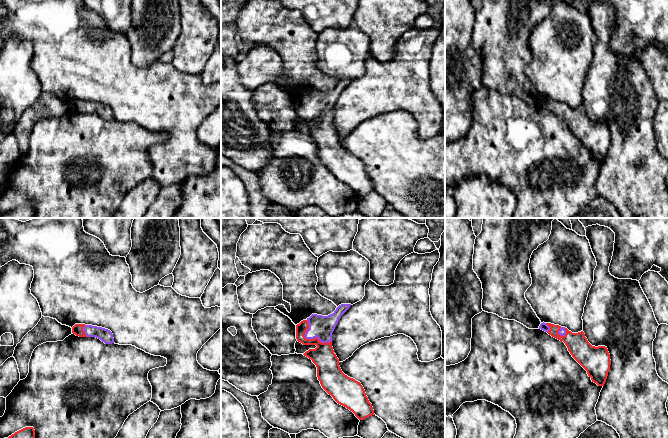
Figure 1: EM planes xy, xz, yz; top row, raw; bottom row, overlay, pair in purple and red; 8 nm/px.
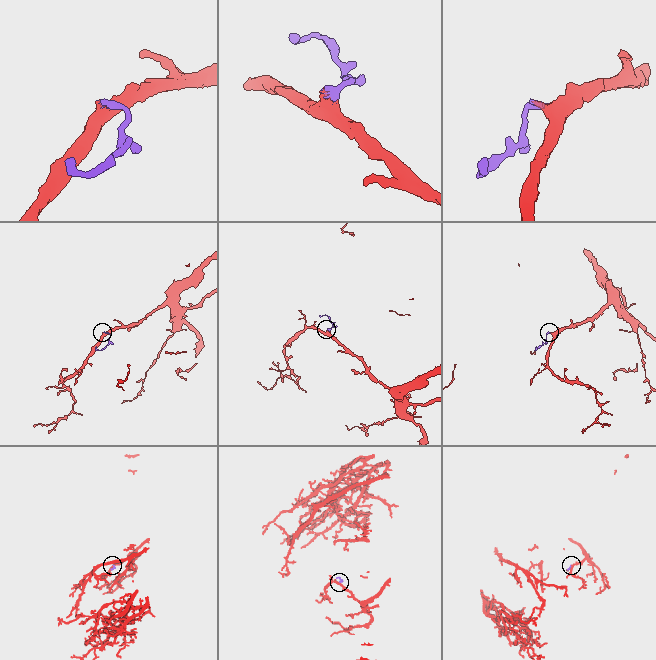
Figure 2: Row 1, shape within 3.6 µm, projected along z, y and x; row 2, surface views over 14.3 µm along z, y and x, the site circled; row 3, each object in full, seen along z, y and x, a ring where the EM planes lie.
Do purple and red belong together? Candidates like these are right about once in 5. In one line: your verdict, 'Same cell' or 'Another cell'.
Same cell

